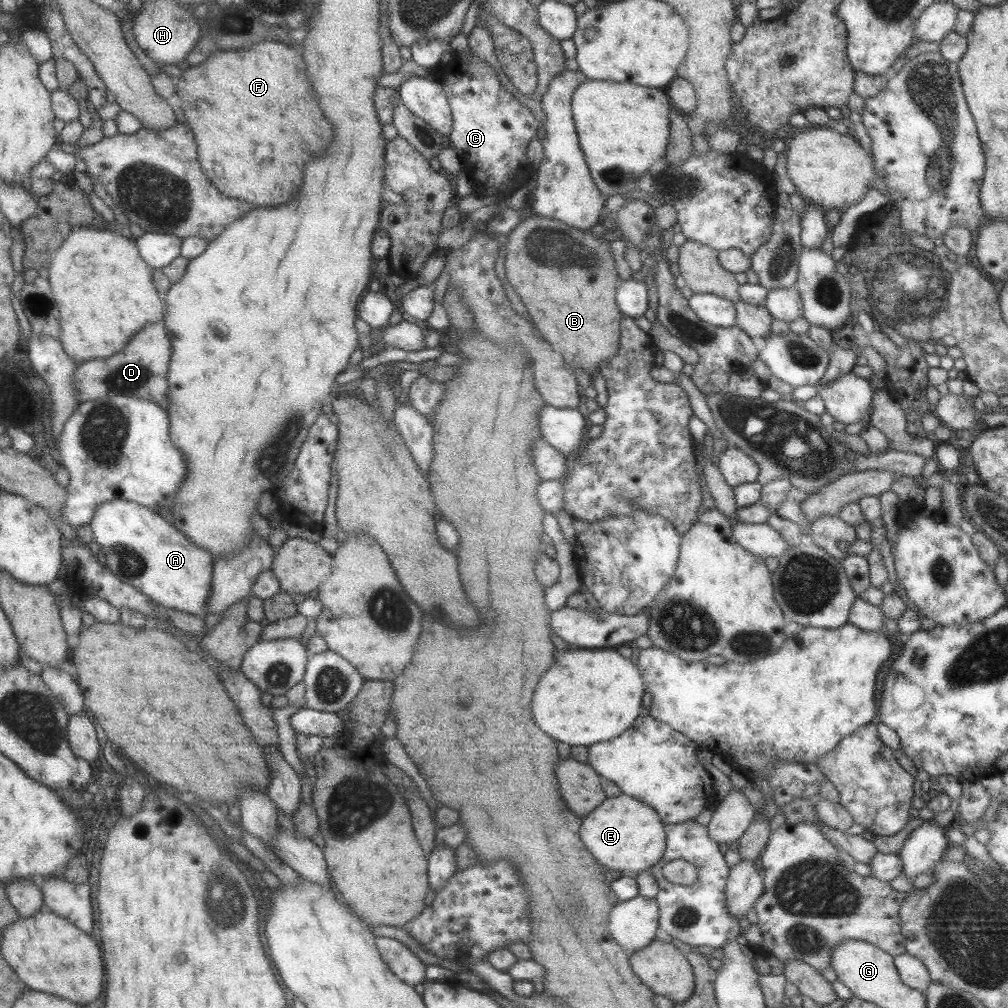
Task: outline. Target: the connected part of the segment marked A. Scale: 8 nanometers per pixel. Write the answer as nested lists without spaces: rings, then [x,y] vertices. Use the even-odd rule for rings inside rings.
[[[118,499],[98,504],[88,522],[93,537],[93,548],[103,554],[104,566],[107,567],[121,582],[148,596],[154,604],[165,608],[174,608],[203,619],[207,615],[204,606],[209,596],[213,560],[211,555],[202,548],[189,542],[173,525],[165,521],[159,514],[142,507],[130,500]]]

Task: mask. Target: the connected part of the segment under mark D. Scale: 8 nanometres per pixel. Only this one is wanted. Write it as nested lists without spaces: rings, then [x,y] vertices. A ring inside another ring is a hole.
[[[162,320],[145,325],[136,332],[127,344],[115,354],[105,358],[89,359],[79,362],[73,373],[72,381],[76,390],[78,404],[99,398],[99,396],[127,395],[147,399],[167,406],[167,362],[172,348]]]

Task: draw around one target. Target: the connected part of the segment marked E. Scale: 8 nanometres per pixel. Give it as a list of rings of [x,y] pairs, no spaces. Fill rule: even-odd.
[[[621,794],[606,798],[581,820],[579,838],[600,866],[619,872],[638,873],[656,864],[665,852],[664,823],[650,807]]]

